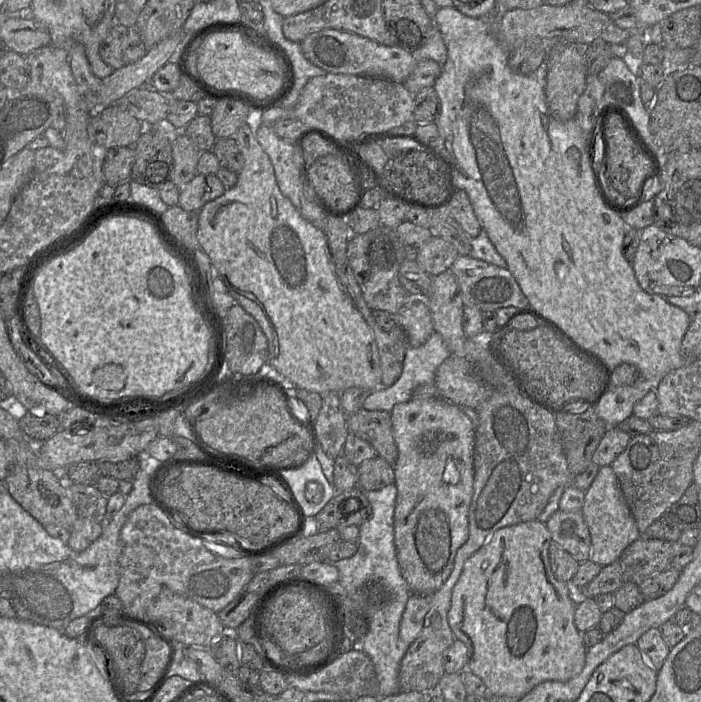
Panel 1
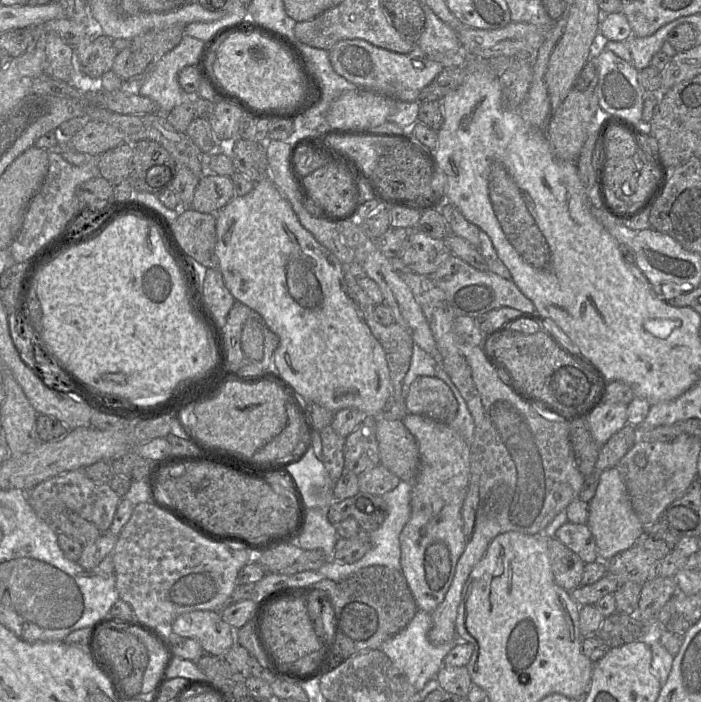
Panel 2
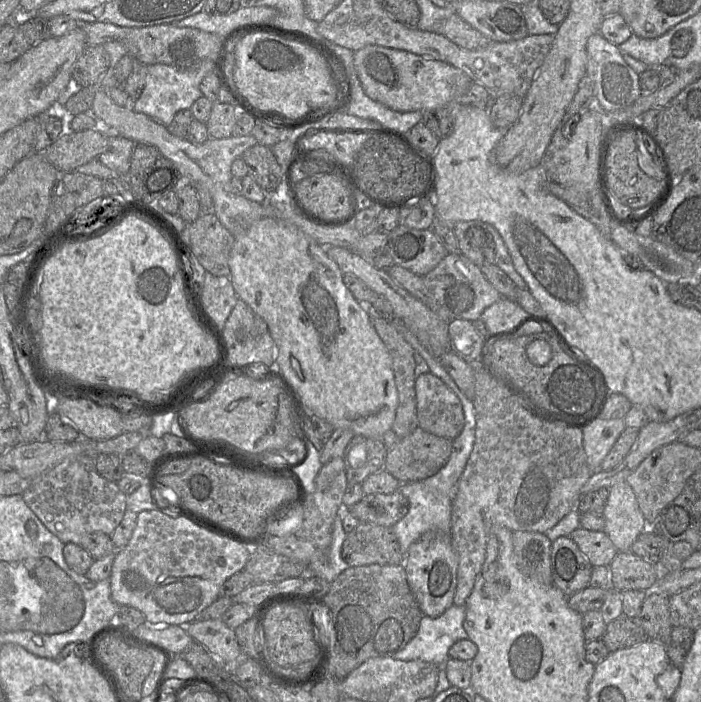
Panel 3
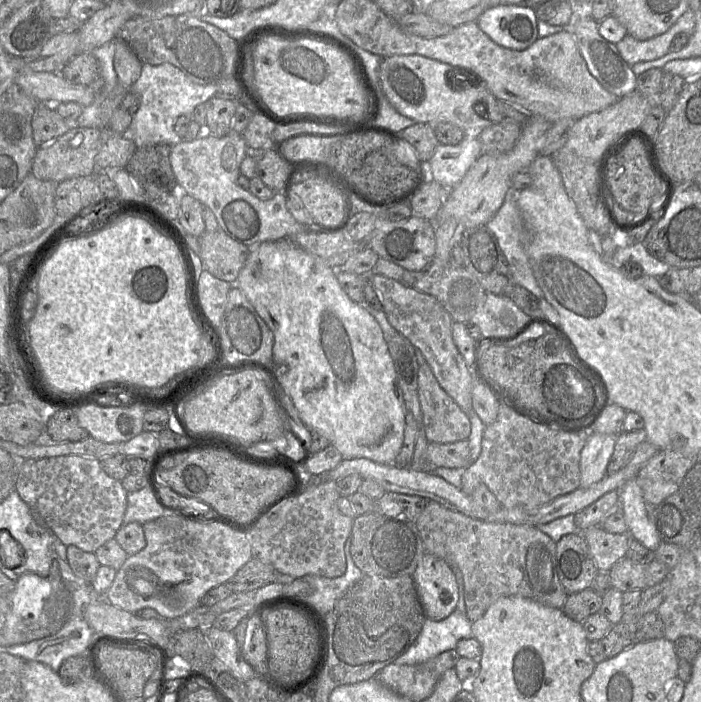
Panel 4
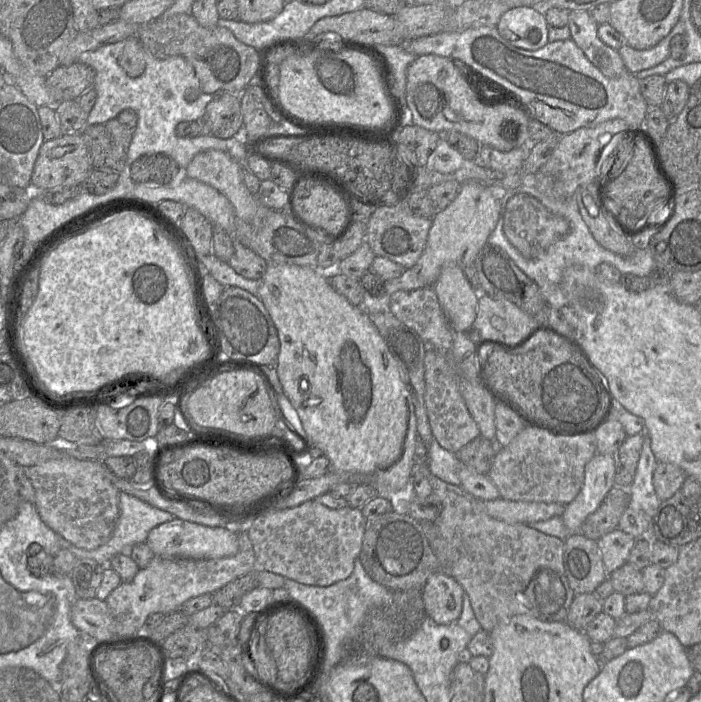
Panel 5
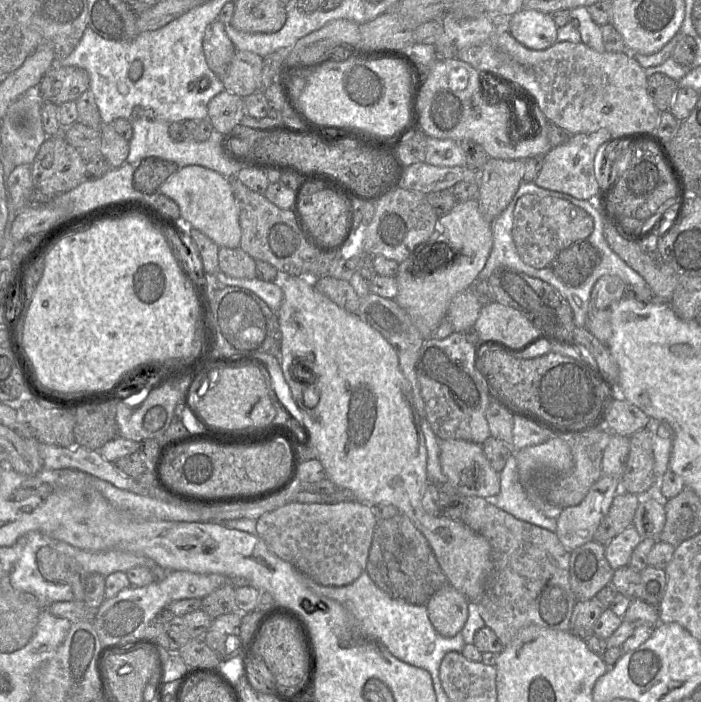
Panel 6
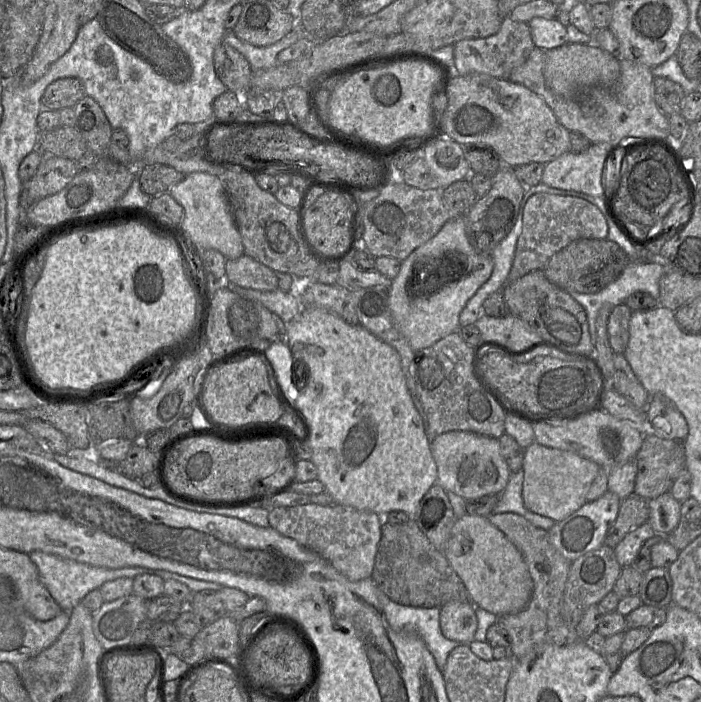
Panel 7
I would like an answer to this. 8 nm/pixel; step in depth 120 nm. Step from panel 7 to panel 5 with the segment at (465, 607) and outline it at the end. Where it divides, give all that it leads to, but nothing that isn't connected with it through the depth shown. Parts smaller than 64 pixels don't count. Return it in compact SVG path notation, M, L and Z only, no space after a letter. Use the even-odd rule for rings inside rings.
M443 570L434 572L422 588L426 615L441 625L457 622L462 611L463 591L450 574Z

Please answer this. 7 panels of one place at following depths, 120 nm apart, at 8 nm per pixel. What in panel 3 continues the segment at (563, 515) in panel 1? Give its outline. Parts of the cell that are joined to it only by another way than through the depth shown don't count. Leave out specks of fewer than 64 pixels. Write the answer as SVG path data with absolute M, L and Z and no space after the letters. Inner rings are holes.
M579 527L570 534L570 537L592 566L609 566L619 553L603 531Z

